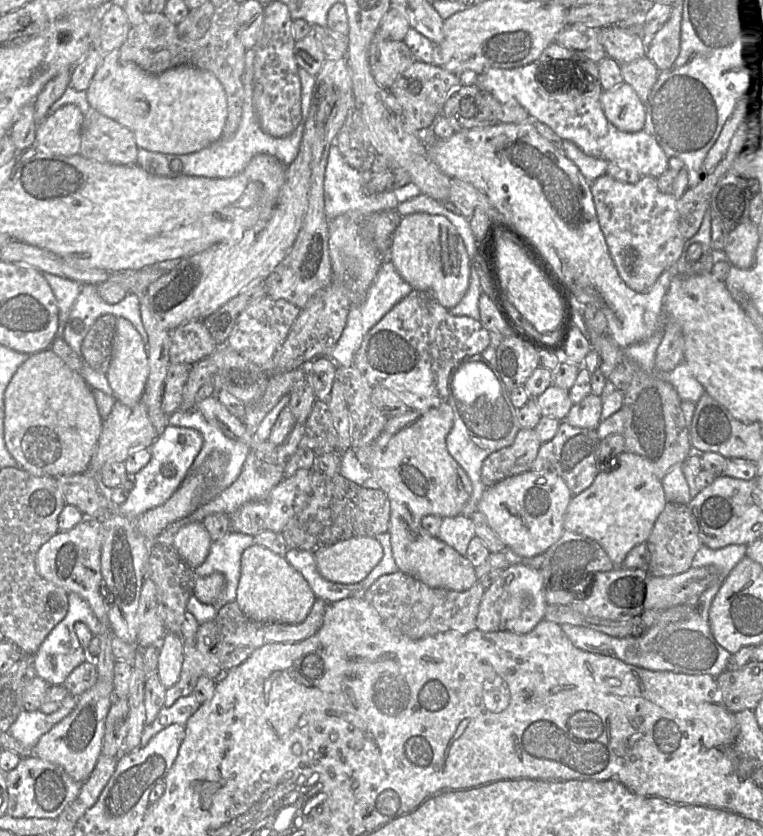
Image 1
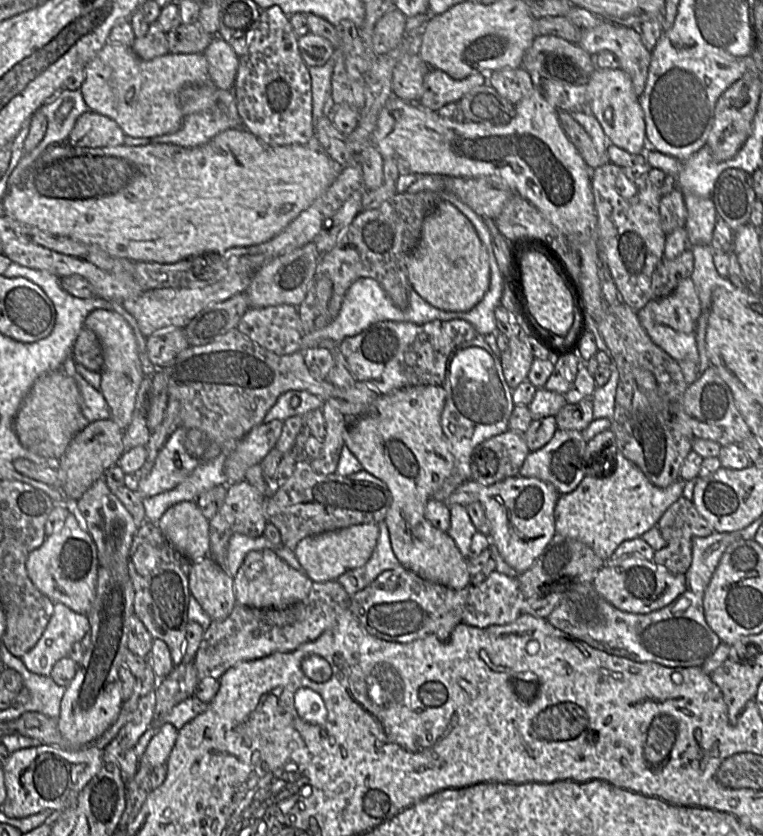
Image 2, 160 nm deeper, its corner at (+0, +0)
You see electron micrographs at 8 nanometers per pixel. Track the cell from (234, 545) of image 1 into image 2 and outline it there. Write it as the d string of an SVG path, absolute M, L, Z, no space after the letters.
M235 533L231 536L226 556L220 563L222 569L234 578L242 565L245 556L251 551L270 549L275 550L283 545L274 546L264 536L251 538L243 534Z

